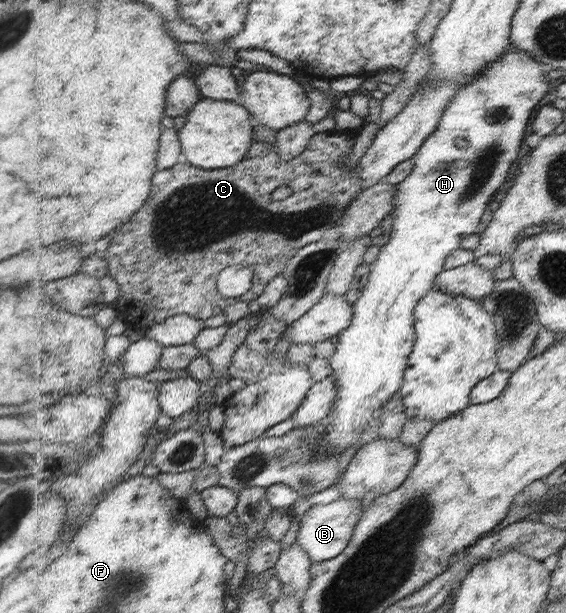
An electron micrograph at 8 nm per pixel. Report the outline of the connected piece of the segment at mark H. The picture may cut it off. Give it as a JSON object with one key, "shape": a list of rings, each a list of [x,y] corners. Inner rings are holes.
{"shape":[[[511,44],[511,49],[500,60],[488,64],[480,76],[462,86],[444,111],[438,129],[423,143],[414,173],[400,184],[394,207],[391,239],[376,263],[371,266],[369,282],[360,301],[354,305],[356,316],[352,325],[341,334],[336,355],[330,359],[332,374],[340,382],[340,400],[334,407],[336,417],[328,427],[326,454],[344,453],[364,440],[364,430],[370,428],[376,412],[403,389],[412,352],[419,334],[416,331],[416,308],[435,287],[446,269],[448,257],[460,249],[462,237],[476,233],[476,225],[488,205],[488,199],[504,183],[512,161],[518,157],[522,135],[532,117],[534,107],[550,90],[546,67],[535,57]]]}

